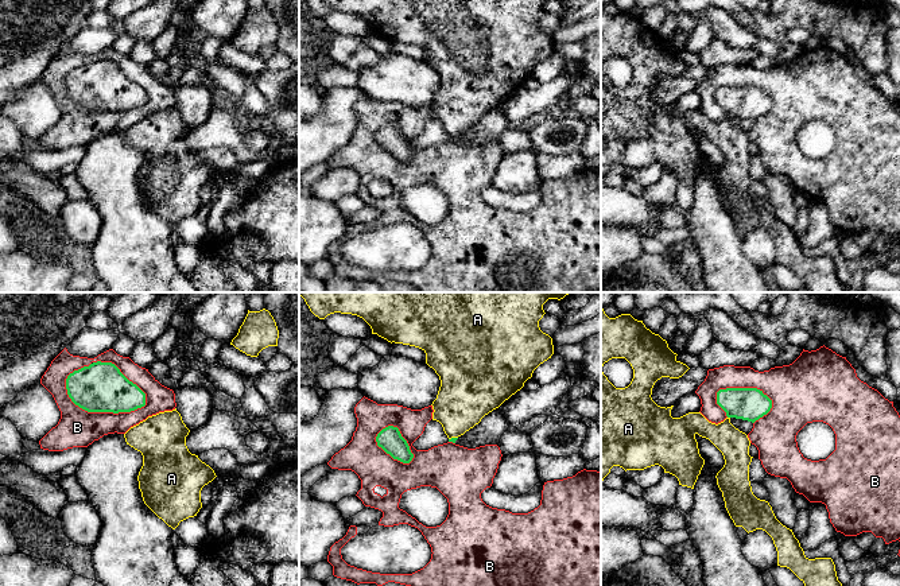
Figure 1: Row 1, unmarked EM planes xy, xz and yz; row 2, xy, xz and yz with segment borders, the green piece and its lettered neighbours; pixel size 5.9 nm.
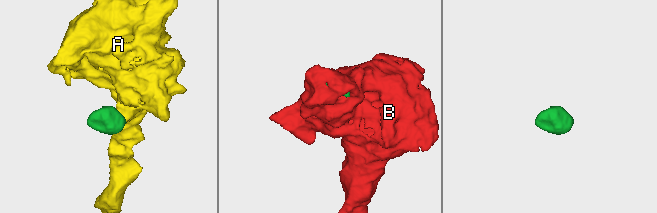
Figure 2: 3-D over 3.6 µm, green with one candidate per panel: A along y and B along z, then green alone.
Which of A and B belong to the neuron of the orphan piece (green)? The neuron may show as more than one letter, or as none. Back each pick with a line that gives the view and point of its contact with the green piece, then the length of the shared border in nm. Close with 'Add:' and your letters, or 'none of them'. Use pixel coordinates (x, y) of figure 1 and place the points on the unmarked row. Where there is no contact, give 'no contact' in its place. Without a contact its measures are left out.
A: meets green in xz at (453, 136); contact 60 nm long
Add: A

